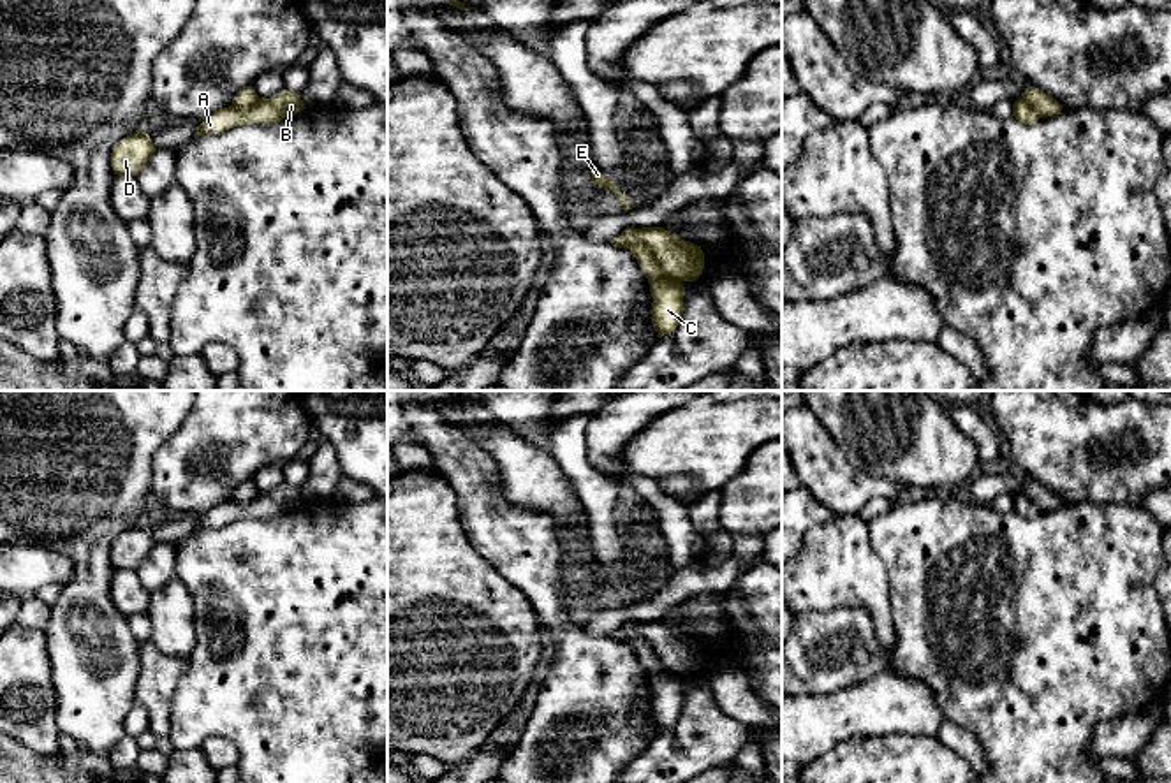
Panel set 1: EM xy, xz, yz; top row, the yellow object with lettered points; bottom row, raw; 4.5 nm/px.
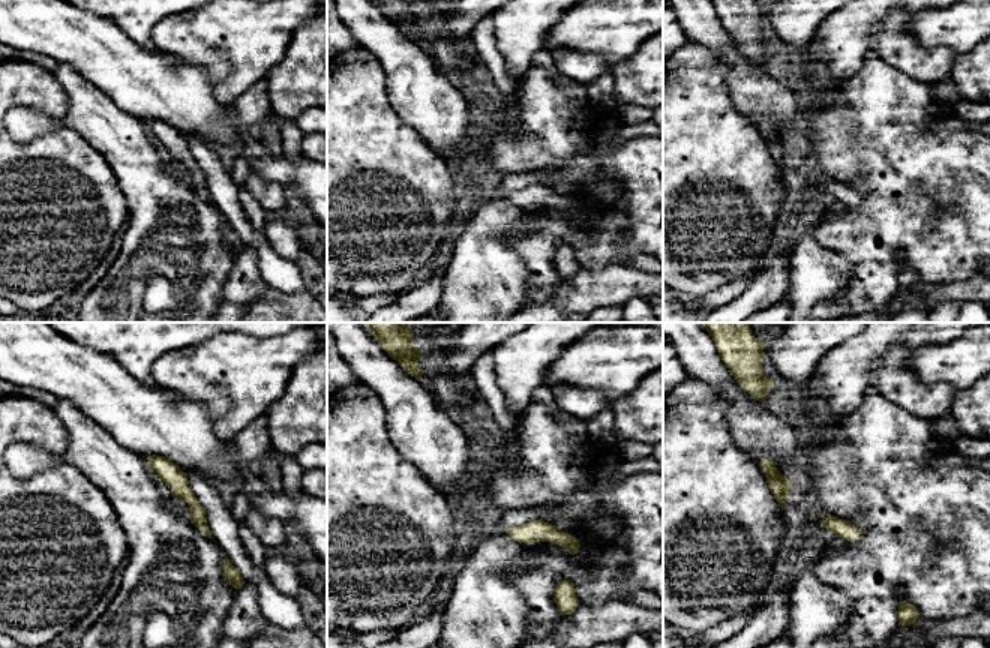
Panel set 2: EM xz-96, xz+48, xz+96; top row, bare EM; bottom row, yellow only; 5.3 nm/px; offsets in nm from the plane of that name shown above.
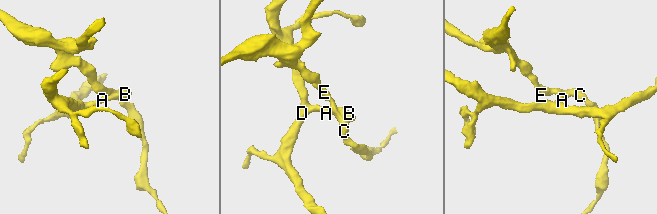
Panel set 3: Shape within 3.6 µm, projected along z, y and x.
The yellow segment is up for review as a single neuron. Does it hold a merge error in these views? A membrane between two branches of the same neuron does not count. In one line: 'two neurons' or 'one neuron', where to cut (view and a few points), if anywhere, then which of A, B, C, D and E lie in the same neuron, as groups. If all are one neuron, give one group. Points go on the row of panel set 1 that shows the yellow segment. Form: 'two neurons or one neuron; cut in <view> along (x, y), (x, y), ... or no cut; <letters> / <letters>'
two neurons; cut in xz along (636, 229), (636, 240), (661, 270), (680, 282); A B D / C E

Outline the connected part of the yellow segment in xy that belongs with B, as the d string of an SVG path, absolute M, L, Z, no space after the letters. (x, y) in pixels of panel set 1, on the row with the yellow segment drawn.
M284 88L280 93L269 99L259 99L259 102L247 111L238 111L232 106L215 111L199 127L195 127L194 137L204 134L220 134L227 128L245 123L276 121L282 118L294 116L303 109L306 107L299 93Z

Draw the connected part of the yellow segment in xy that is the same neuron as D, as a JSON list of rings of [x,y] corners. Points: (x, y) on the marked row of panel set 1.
[[[136,130],[114,144],[111,167],[116,176],[137,176],[155,150],[148,134]]]

